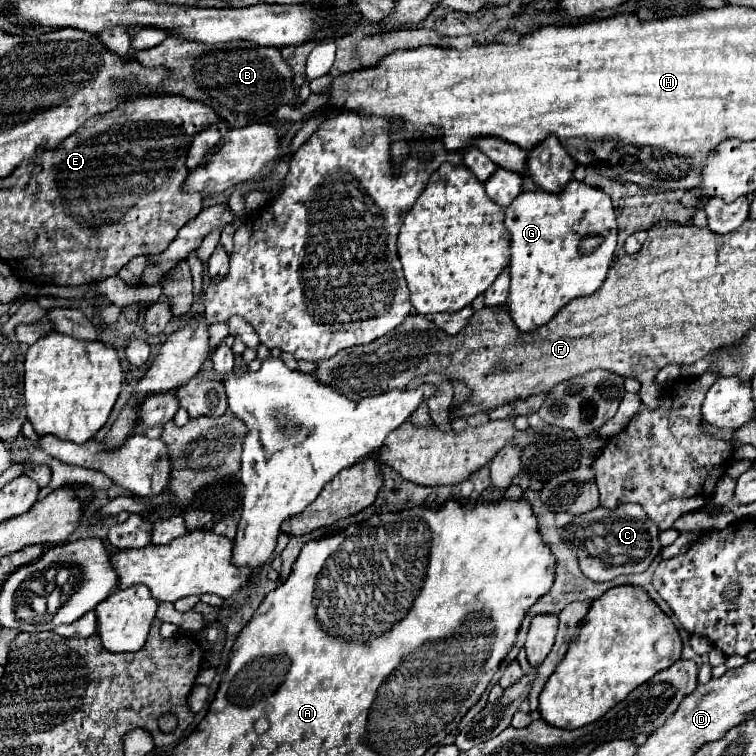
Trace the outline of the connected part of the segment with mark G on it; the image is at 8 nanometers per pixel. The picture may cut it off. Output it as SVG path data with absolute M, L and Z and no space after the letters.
M573 179L561 193L545 193L541 189L521 193L505 207L505 227L511 235L511 287L507 305L521 331L533 331L535 327L545 325L569 301L589 297L601 289L617 245L615 209L611 197L601 187Z

